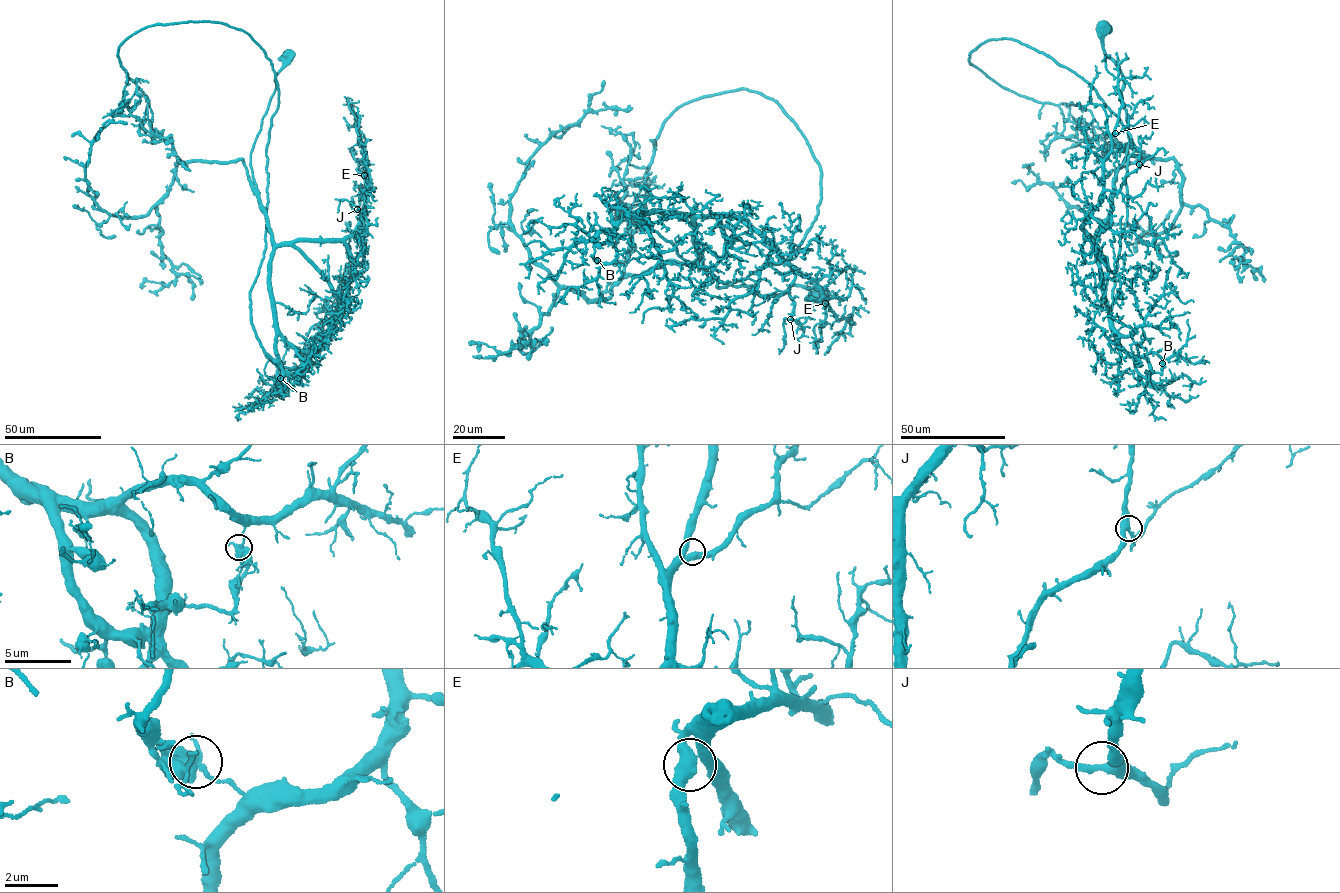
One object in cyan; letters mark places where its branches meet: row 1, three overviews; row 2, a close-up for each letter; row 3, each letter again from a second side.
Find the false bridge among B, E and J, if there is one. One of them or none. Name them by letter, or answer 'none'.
B

